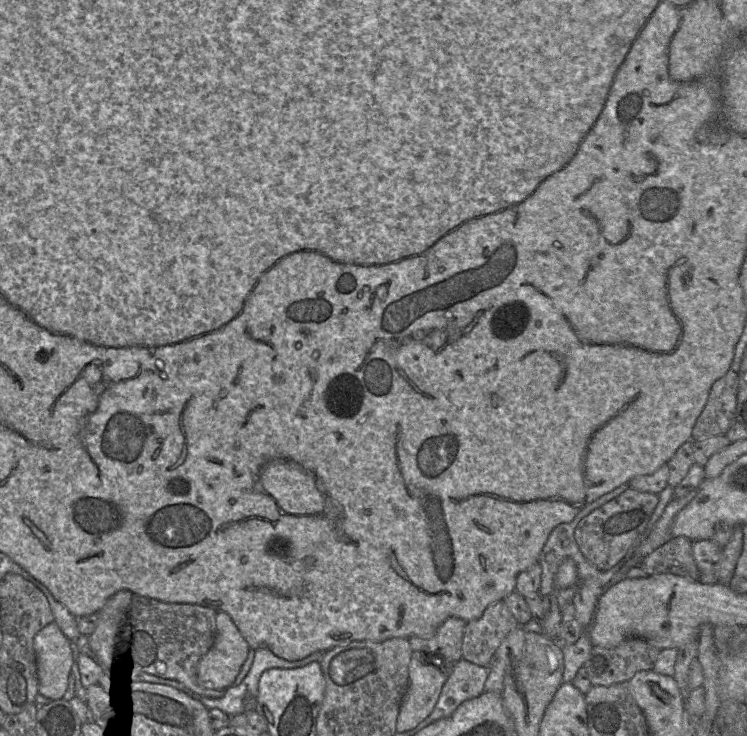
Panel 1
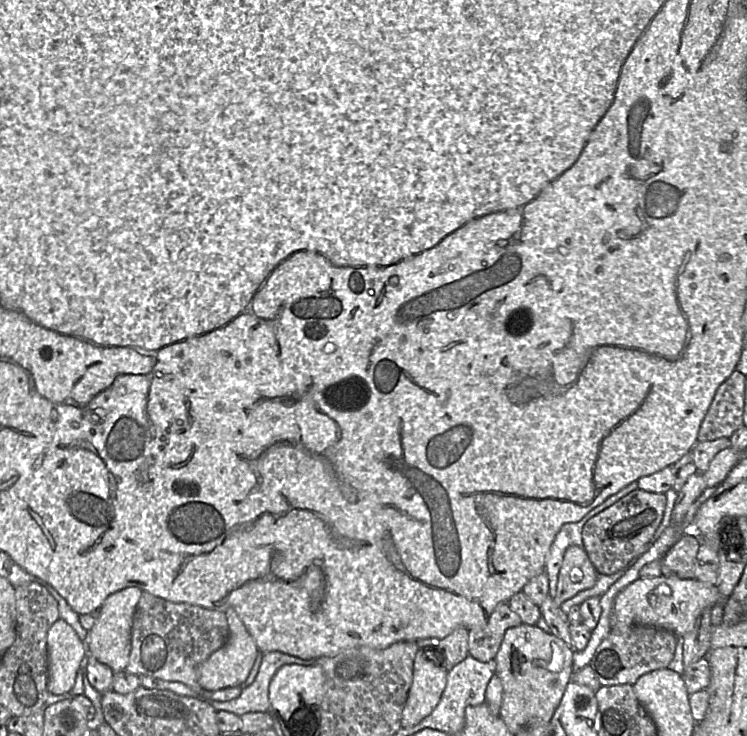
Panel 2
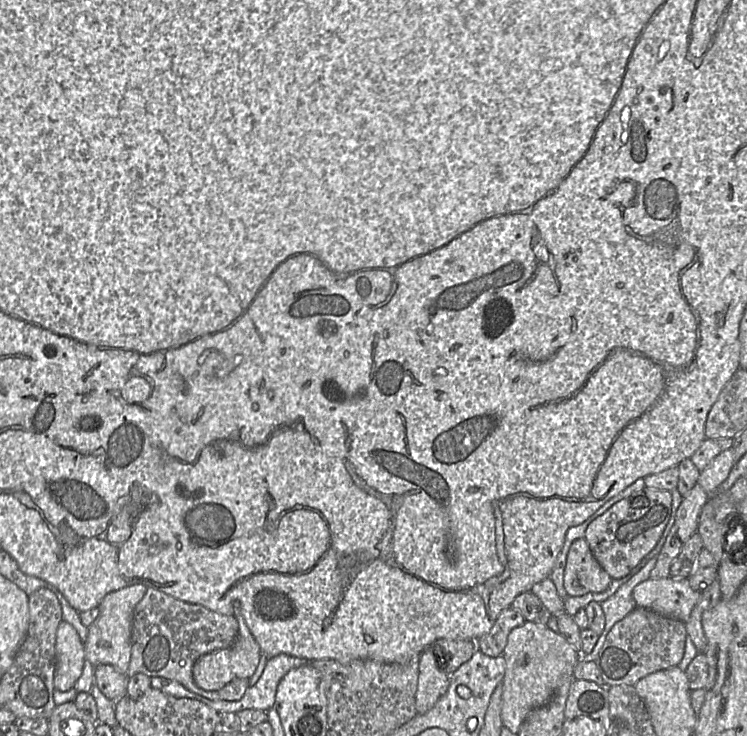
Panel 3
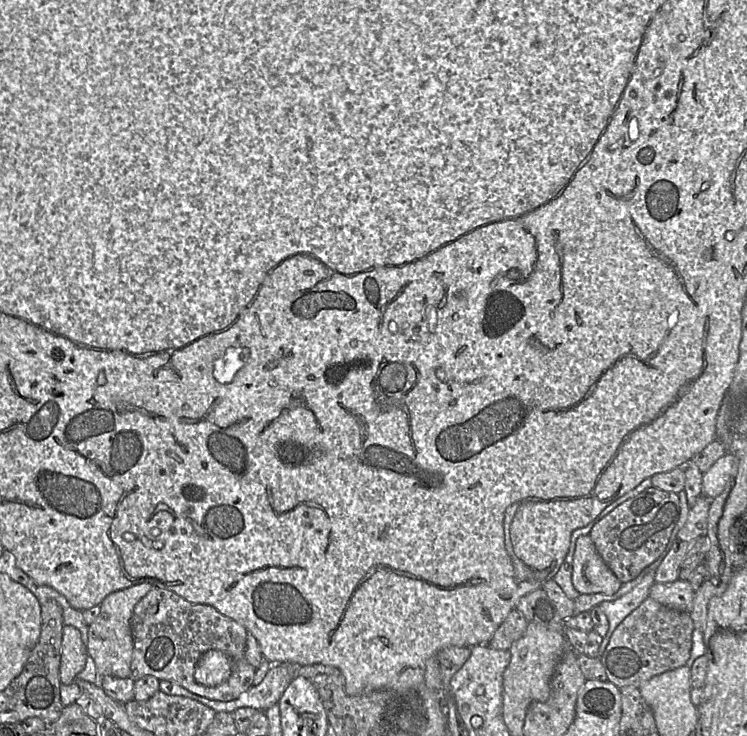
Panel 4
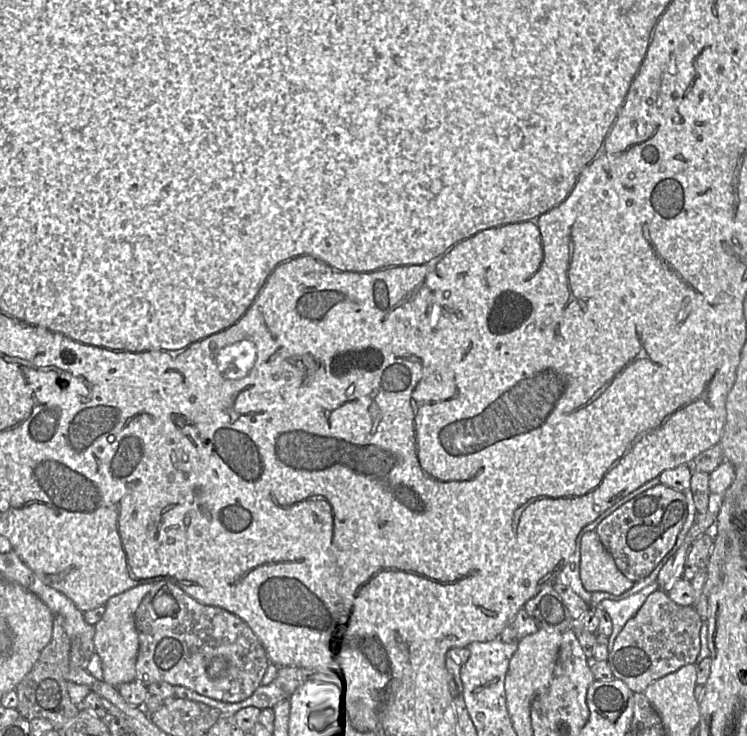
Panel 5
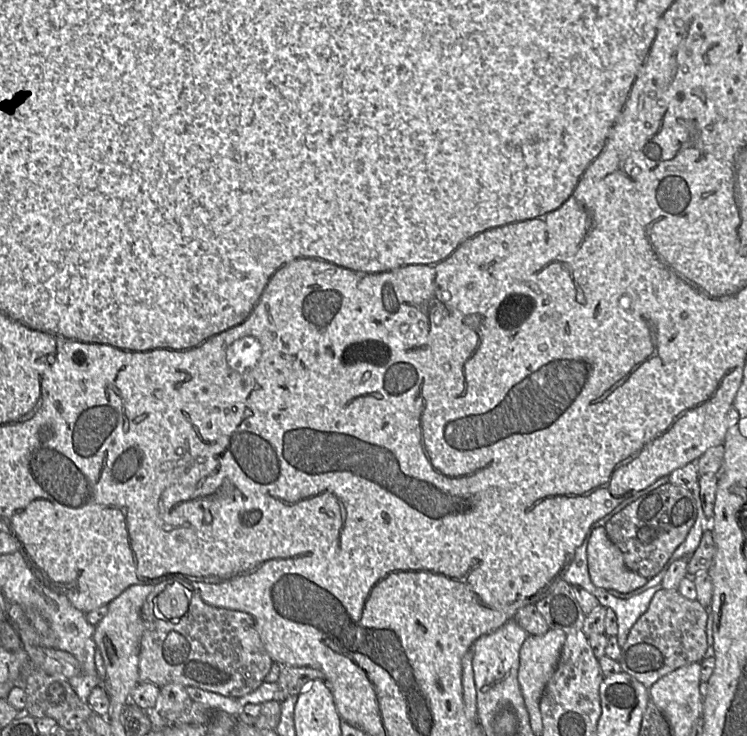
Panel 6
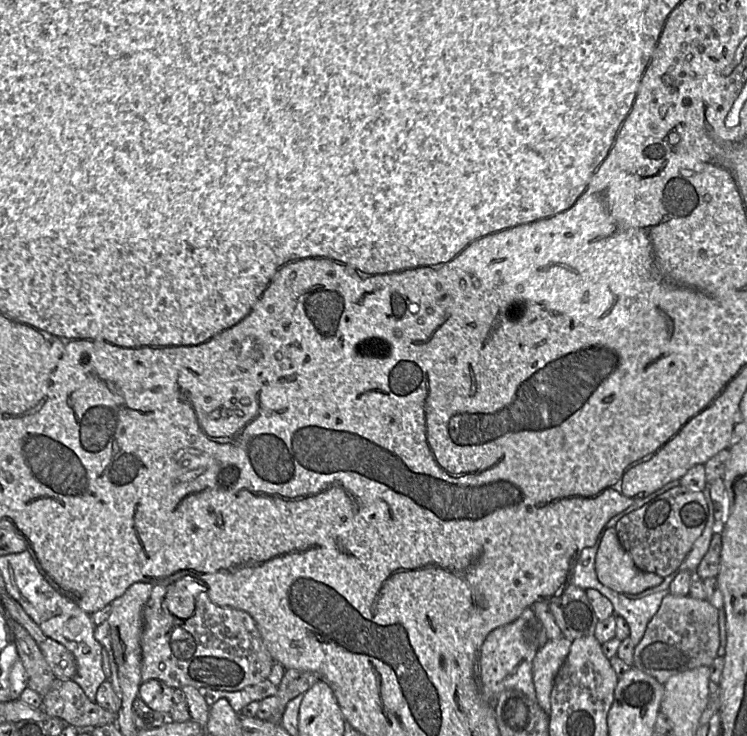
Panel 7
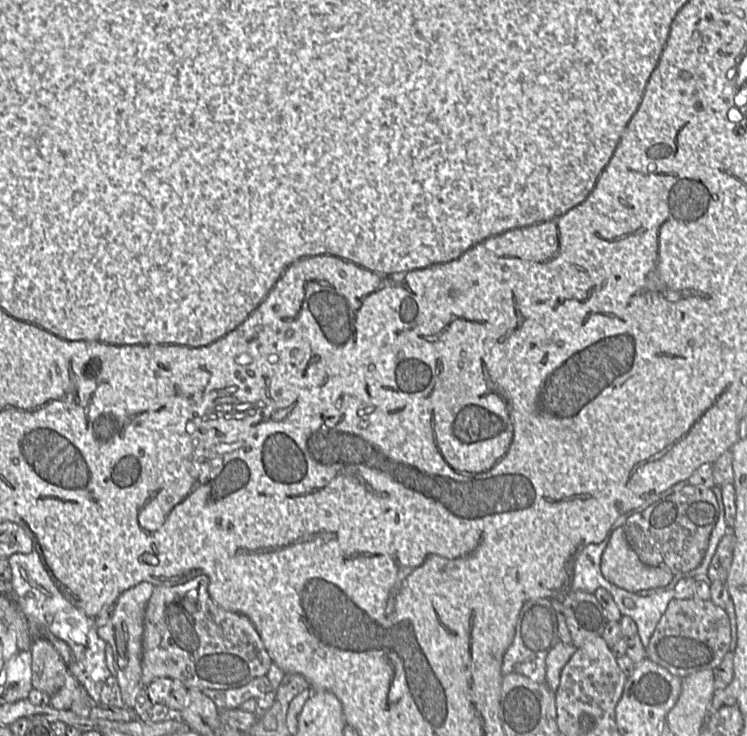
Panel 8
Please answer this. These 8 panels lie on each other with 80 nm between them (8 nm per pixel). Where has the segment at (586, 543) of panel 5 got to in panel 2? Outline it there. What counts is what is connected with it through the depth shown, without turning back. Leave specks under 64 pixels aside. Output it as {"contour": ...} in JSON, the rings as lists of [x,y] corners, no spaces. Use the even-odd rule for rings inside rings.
{"contour":[[[576,545],[568,547],[564,553],[559,571],[554,603],[560,606],[578,592],[592,588],[597,581],[598,571],[586,551]]]}

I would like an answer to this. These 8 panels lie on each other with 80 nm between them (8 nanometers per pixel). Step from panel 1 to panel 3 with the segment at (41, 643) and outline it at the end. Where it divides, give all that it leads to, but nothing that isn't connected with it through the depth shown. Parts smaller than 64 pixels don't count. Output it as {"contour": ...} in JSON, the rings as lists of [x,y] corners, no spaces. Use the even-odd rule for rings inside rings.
{"contour":[[[64,620],[57,629],[55,649],[54,687],[59,691],[68,691],[81,676],[86,658],[84,644],[79,634]]]}

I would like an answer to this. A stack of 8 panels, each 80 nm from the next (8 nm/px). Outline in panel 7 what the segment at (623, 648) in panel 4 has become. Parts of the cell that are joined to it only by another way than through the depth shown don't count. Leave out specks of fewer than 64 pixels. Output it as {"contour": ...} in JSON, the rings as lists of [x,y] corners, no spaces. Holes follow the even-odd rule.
{"contour":[[[669,593],[663,598],[641,641],[635,646],[631,668],[636,668],[664,684],[678,673],[700,666],[709,667],[717,657],[719,647],[719,609],[706,599]]]}

